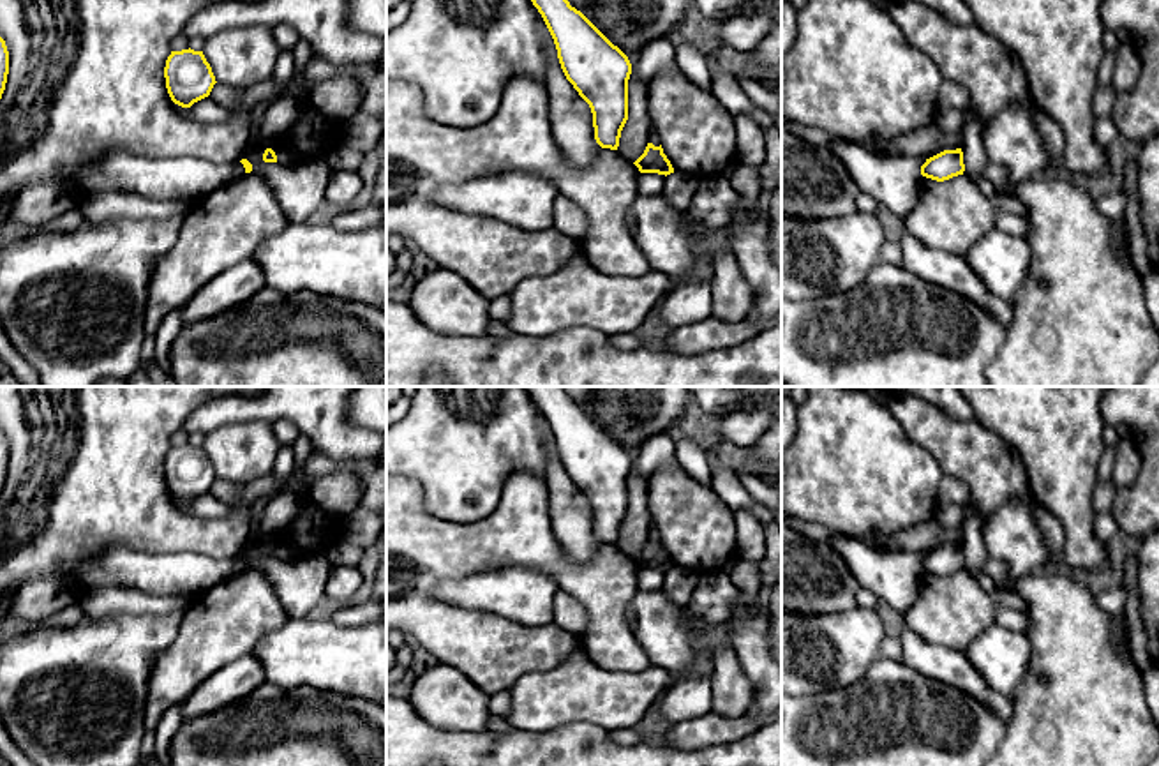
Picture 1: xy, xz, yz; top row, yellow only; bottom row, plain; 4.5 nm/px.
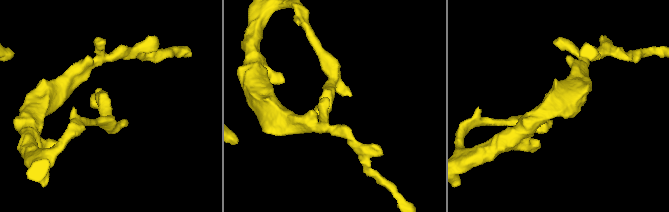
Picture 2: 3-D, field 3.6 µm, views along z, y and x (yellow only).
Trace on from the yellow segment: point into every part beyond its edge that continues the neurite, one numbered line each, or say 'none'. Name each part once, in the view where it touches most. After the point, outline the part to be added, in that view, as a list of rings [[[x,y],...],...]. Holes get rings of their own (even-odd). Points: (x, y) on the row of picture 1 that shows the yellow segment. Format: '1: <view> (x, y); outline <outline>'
none

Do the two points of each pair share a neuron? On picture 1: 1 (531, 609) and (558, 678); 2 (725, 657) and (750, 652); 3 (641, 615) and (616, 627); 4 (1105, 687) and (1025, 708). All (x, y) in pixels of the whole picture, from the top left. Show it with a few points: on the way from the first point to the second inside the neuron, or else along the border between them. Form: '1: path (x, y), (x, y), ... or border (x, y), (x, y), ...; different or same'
1: border (496, 615), (524, 625), (553, 623); different
2: border (731, 646), (750, 682), (752, 694); different
3: border (639, 590), (630, 604), (628, 627), (648, 659); different
4: path (1085, 703), (1080, 708), (1045, 708); same

